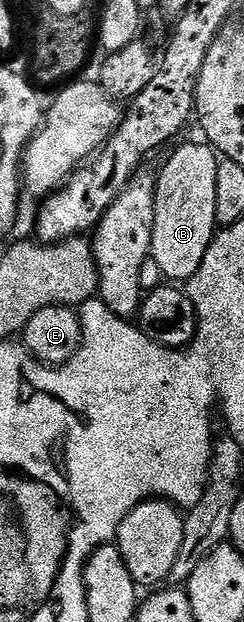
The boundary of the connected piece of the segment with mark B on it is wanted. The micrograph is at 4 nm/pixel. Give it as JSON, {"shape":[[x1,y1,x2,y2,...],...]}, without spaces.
{"shape":[[178,143,155,186,157,208,151,259,159,262,161,275,169,282,190,280,195,270,199,270,219,228,215,206,221,160,208,143,200,143]]}

